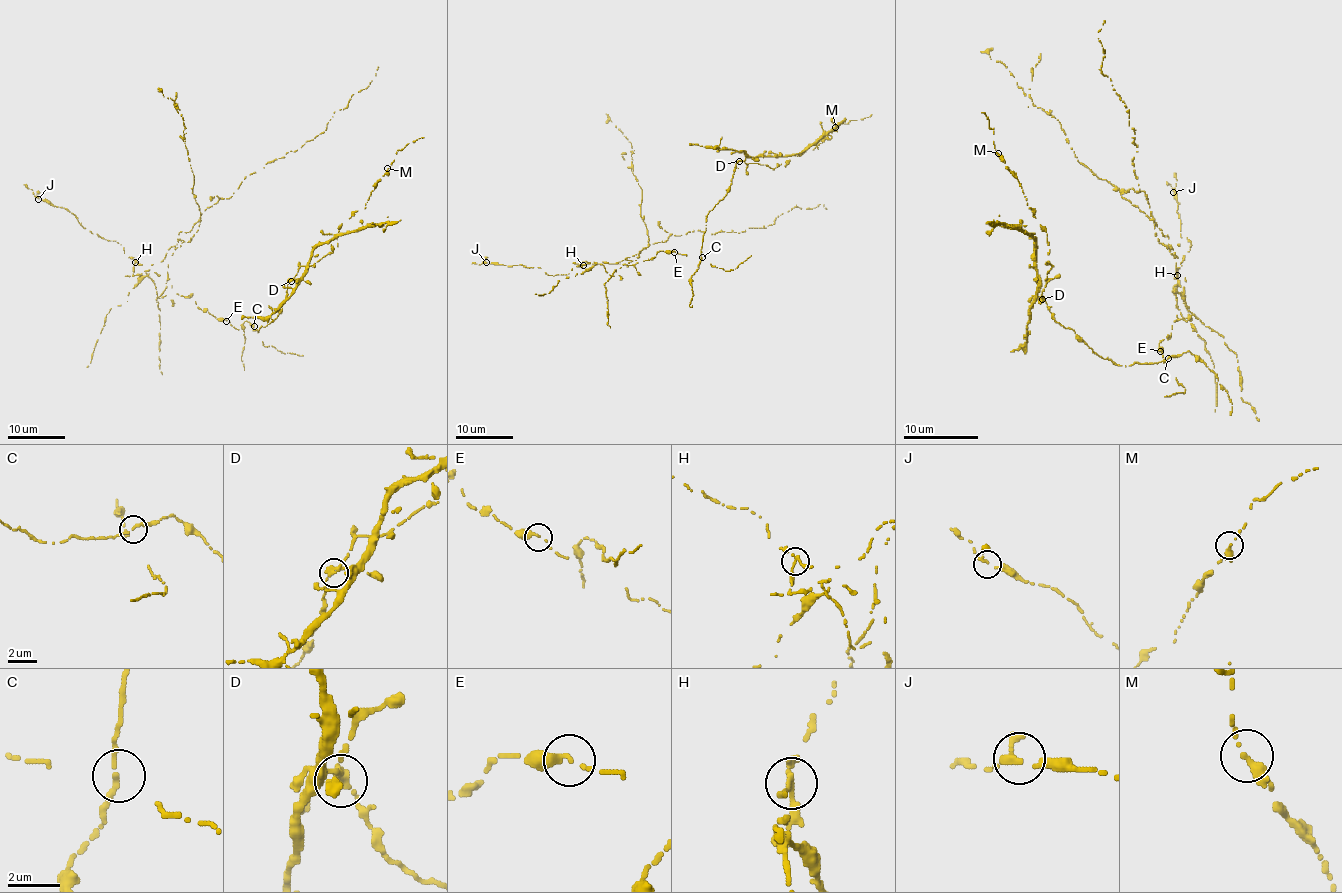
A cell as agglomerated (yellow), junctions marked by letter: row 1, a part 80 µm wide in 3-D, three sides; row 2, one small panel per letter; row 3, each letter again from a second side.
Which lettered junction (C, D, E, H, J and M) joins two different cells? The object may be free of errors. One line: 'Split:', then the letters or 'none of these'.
Split: H

